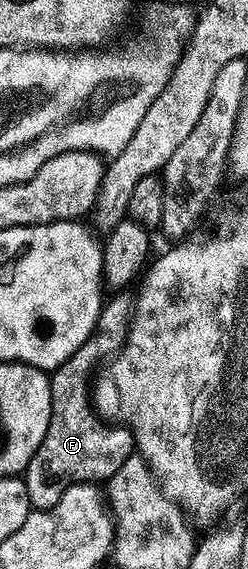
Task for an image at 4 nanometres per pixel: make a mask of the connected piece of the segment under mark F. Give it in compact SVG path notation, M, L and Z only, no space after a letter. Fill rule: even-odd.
M116 292L111 296L113 298L109 302L107 299L101 305L96 327L86 344L82 344L82 348L78 348L78 352L74 352L74 356L67 358L57 370L51 371L48 380L52 401L50 424L42 444L38 444L38 452L34 452L28 469L22 475L28 498L37 510L49 510L58 504L66 488L79 482L107 483L134 452L132 434L127 426L105 422L92 405L90 383L102 364L119 354L124 347L132 314L136 311L136 299L132 294Z

